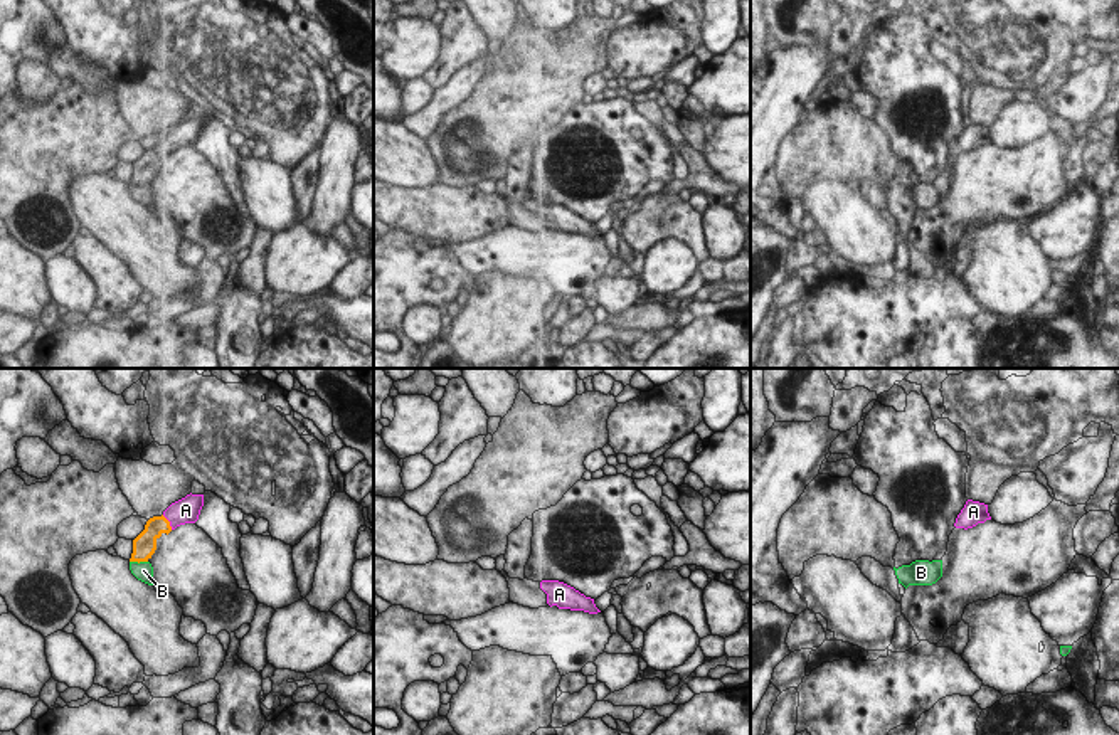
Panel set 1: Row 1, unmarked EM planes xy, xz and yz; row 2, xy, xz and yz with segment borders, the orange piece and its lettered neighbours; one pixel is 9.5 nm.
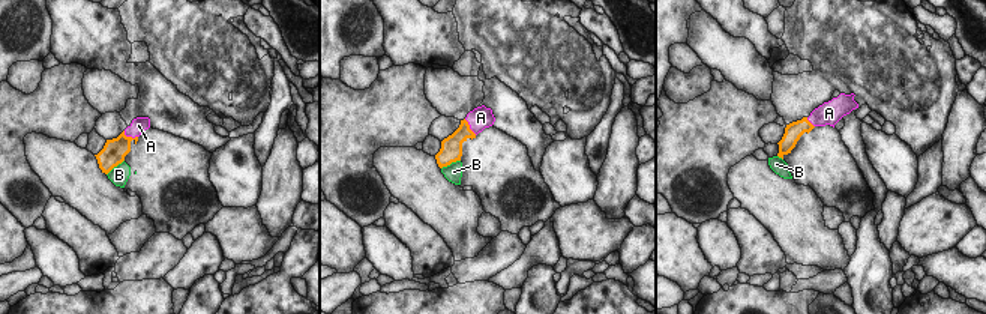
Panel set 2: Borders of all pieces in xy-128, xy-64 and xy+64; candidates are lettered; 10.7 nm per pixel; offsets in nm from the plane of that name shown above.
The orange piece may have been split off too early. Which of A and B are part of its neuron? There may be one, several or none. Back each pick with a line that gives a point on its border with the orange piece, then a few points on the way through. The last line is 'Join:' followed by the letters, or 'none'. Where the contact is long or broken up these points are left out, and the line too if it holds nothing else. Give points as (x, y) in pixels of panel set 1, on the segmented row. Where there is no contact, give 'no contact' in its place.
A: meets orange in xy at (169, 522); runs through xy (157, 525), (169, 522), (185, 510)
Join: A

